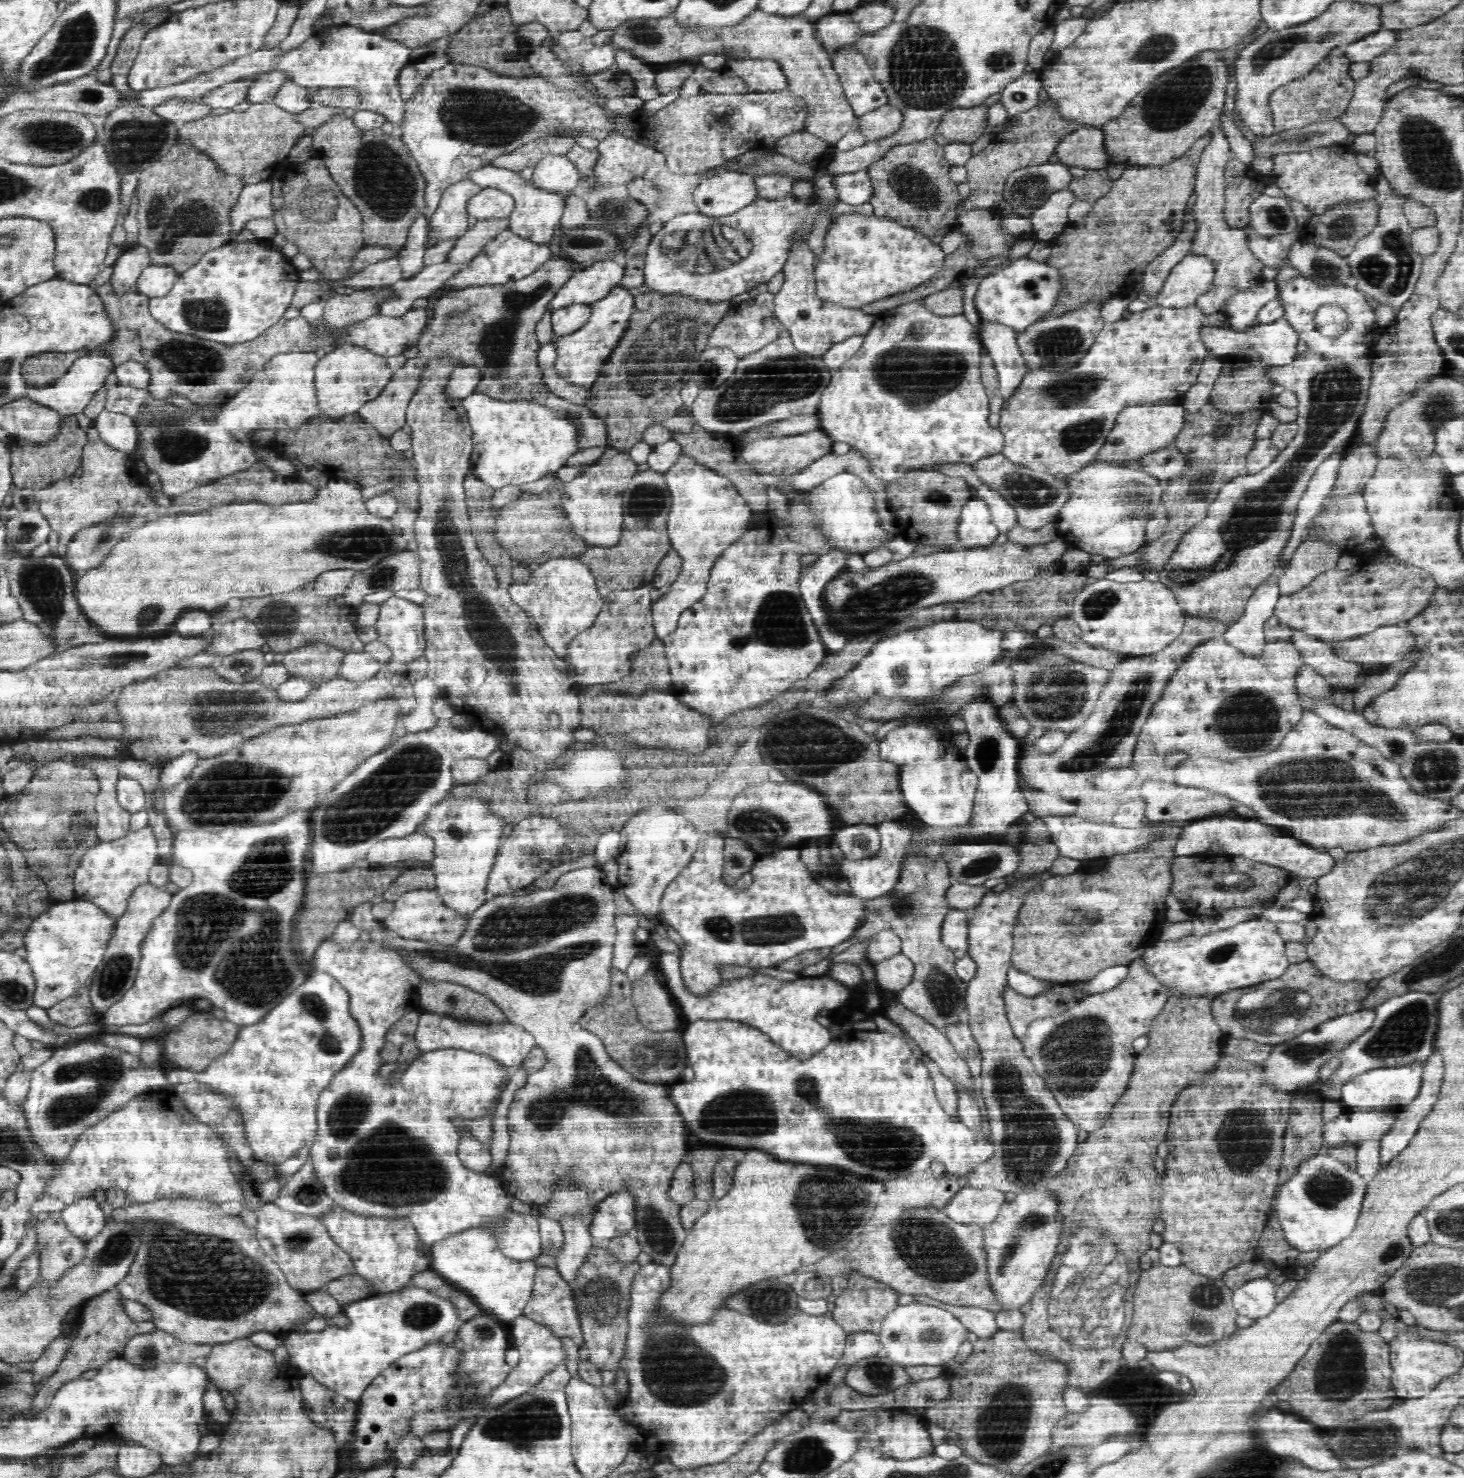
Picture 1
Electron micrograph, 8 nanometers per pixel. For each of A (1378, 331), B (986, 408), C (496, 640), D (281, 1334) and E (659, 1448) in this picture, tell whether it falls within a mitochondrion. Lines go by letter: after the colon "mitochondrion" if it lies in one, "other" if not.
A: other
B: other
C: mitochondrion
D: other
E: other

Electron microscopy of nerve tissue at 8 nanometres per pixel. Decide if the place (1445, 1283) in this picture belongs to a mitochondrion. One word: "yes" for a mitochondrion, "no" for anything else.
yes

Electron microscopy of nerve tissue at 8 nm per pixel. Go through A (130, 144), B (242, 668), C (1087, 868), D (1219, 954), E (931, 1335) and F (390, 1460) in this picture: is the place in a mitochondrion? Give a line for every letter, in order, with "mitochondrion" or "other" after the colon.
A: mitochondrion
B: mitochondrion
C: other
D: mitochondrion
E: mitochondrion
F: other

